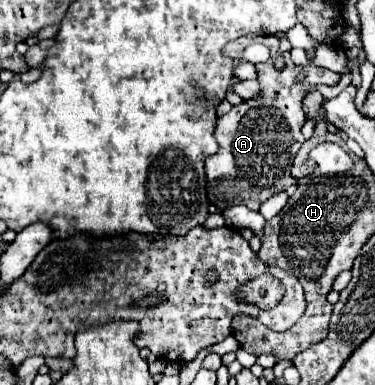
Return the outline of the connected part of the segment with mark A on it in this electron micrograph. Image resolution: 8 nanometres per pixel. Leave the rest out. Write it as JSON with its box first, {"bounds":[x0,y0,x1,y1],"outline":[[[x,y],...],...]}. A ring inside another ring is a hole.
{"bounds":[206,36,340,212],"outline":[[[262,36],[272,52],[268,62],[256,64],[256,74],[260,82],[258,96],[242,102],[242,106],[234,106],[228,114],[218,118],[216,124],[216,140],[220,144],[220,152],[210,156],[206,160],[206,176],[208,176],[208,198],[210,204],[214,204],[220,212],[244,204],[250,210],[258,210],[264,200],[268,200],[272,194],[286,190],[292,184],[298,184],[296,178],[292,178],[290,168],[296,152],[300,150],[304,136],[302,126],[306,122],[302,100],[316,84],[334,86],[340,80],[340,74],[318,68],[314,64],[298,66],[290,60],[290,54],[284,52],[286,58],[286,70],[276,70],[272,66],[272,58],[278,52],[280,40],[276,36]],[[300,72],[306,72],[304,82],[296,82],[296,76]],[[248,104],[250,108],[244,108]]]}

